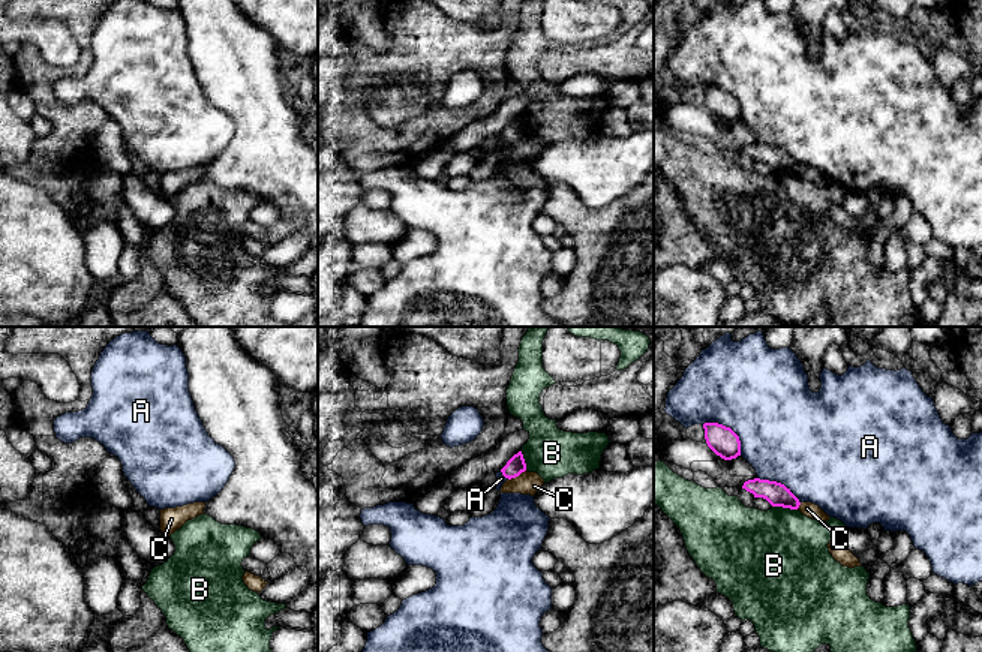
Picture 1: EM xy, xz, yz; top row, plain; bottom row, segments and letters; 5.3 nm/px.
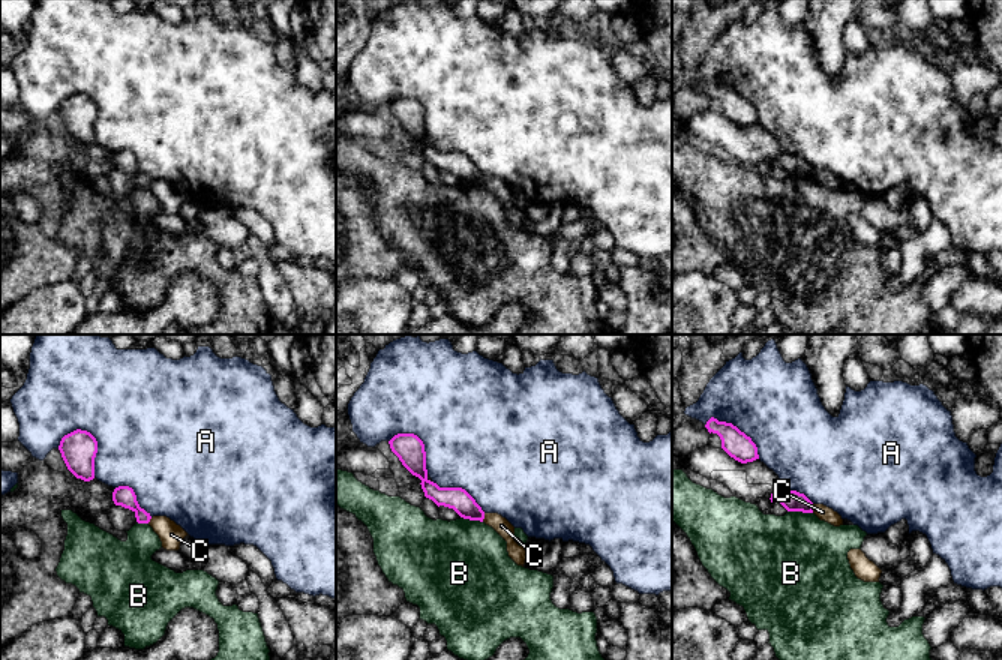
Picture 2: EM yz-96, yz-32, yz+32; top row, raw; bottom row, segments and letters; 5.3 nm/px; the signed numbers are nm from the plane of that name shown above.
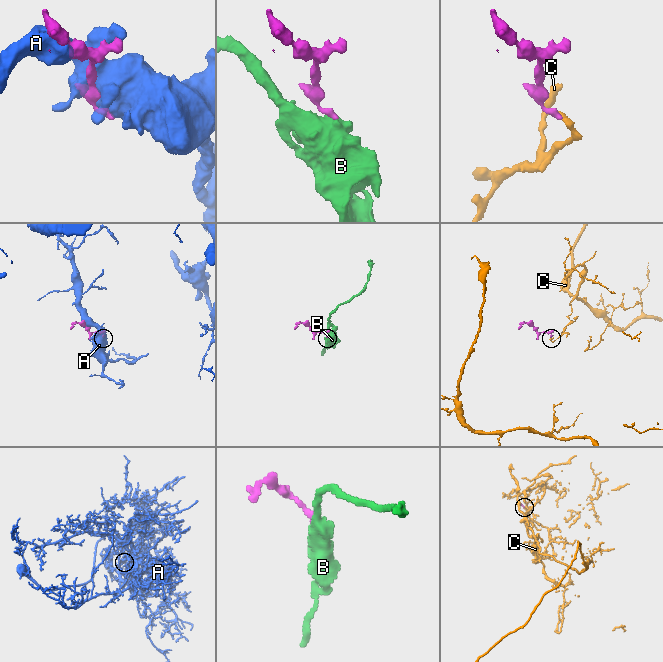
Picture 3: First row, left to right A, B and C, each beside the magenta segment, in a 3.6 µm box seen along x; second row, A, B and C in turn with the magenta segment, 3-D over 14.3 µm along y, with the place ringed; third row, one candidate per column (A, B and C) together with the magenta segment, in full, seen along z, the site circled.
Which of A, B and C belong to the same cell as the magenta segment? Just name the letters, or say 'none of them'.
none of them

